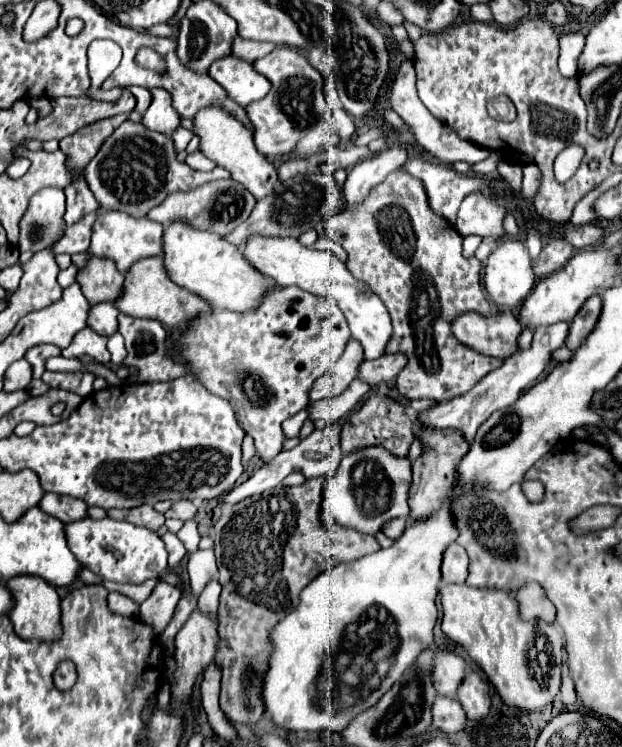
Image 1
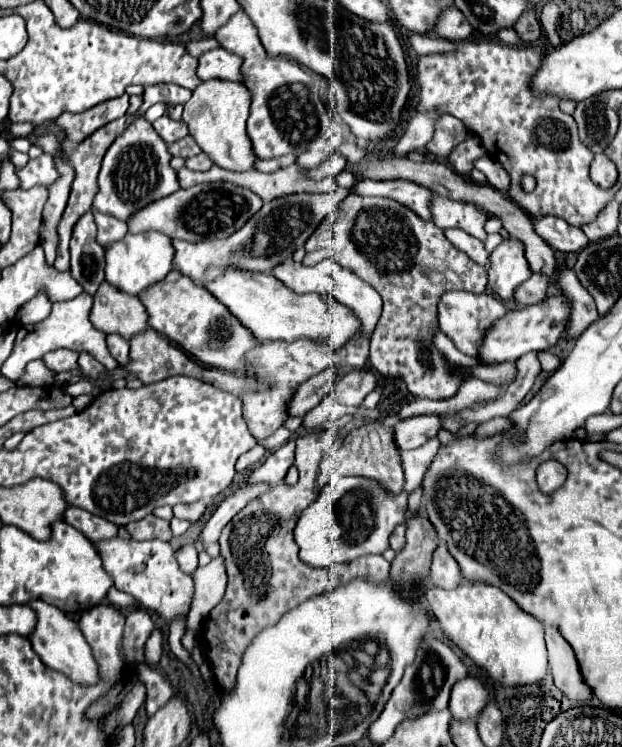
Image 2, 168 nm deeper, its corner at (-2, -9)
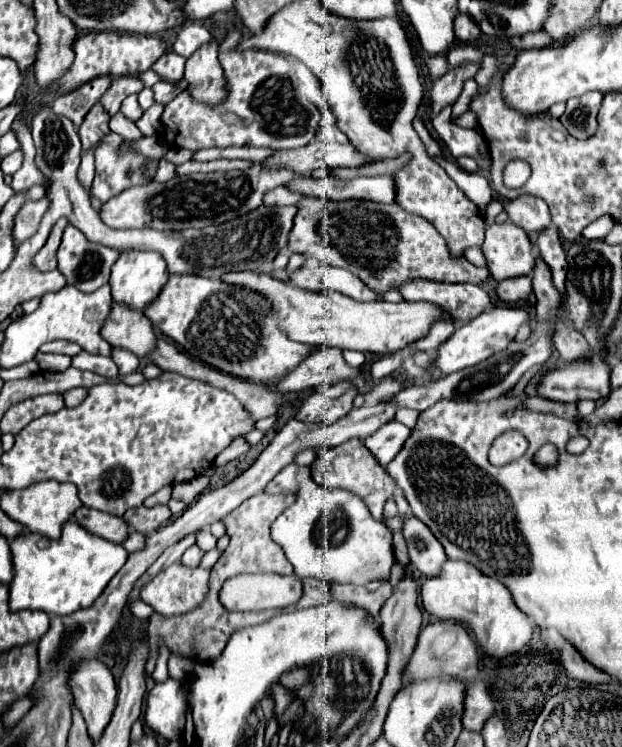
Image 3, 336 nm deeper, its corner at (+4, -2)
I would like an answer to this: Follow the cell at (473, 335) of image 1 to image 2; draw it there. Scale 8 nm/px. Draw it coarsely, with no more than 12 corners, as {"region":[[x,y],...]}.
{"region":[[446,292],[436,312],[440,330],[468,356],[506,314],[490,294]]}

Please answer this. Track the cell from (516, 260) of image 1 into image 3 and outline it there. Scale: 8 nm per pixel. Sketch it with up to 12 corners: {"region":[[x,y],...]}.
{"region":[[512,221],[486,229],[494,281],[530,275],[536,249]]}

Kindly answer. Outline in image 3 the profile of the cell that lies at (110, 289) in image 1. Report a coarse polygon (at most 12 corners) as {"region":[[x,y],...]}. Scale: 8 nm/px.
{"region":[[116,301],[102,325],[112,347],[140,359],[156,343],[150,319]]}

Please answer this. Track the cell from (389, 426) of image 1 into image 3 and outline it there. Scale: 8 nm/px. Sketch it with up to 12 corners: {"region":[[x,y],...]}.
{"region":[[360,439],[324,449],[312,475],[362,497],[382,521],[396,481]]}

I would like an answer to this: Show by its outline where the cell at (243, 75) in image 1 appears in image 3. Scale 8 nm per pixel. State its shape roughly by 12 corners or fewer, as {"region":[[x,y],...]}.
{"region":[[184,25],[172,51],[188,59],[212,41],[202,25]]}

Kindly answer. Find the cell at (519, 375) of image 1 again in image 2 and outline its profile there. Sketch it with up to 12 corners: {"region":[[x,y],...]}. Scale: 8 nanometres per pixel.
{"region":[[414,416],[394,426],[394,442],[412,452],[443,429],[438,416]]}

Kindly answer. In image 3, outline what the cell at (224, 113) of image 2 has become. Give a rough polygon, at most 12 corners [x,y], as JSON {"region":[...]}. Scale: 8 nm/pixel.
{"region":[[218,41],[186,61],[190,97],[210,107],[228,97]]}

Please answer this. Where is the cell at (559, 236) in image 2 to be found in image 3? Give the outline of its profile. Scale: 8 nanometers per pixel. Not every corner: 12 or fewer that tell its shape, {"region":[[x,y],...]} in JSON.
{"region":[[524,195],[504,201],[512,223],[528,233],[552,225],[548,205]]}

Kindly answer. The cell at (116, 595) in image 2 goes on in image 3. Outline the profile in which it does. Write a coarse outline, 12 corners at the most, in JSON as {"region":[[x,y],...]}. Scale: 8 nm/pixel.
{"region":[[141,599],[130,602],[138,619],[148,619],[154,610]]}

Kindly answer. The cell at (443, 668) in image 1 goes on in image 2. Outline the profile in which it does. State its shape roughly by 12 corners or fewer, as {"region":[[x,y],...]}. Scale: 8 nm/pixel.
{"region":[[478,678],[454,684],[450,712],[476,720],[490,696]]}

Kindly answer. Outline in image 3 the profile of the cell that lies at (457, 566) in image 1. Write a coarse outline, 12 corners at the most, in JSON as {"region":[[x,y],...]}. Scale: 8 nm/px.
{"region":[[422,521],[404,523],[412,565],[424,577],[440,575],[448,557]]}

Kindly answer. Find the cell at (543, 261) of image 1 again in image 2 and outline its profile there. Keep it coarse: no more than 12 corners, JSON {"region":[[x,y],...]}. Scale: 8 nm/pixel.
{"region":[[532,274],[514,294],[518,306],[544,300],[548,278]]}

